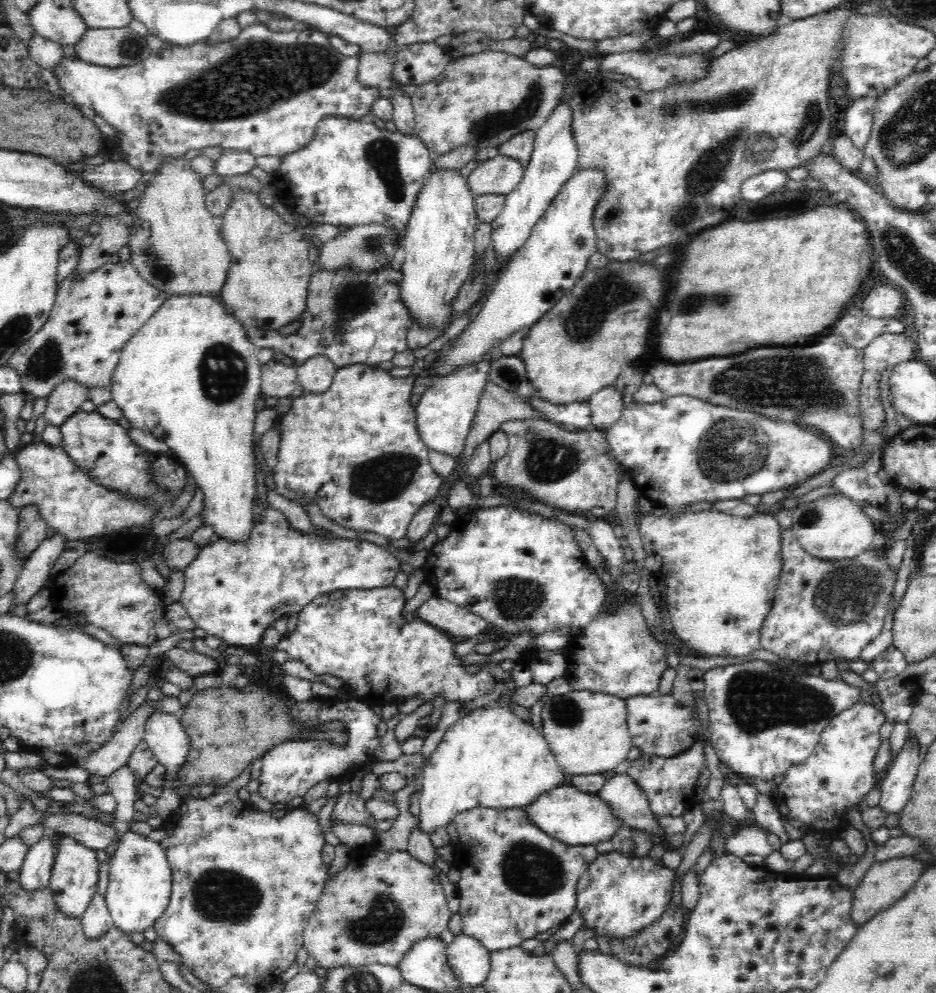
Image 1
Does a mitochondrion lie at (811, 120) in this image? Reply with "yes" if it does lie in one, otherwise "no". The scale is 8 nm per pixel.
yes

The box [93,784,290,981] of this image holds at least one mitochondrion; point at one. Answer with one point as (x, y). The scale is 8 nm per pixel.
(224, 896)

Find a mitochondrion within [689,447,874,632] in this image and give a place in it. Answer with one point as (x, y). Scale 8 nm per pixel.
(810, 516)

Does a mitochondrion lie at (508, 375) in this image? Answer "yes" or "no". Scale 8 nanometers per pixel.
yes

